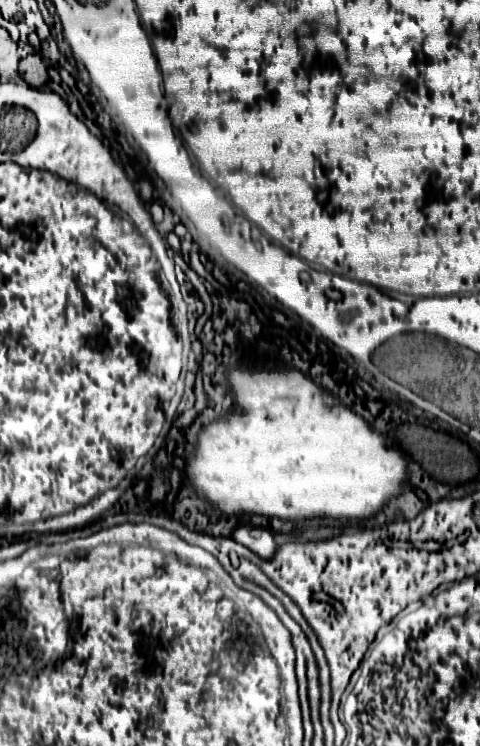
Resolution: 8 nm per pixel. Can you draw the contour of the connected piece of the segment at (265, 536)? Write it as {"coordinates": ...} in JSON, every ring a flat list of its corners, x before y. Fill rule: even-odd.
{"coordinates":[[238,526,234,530,234,540,246,548,250,548,254,554,258,554,264,560,270,560,276,554,276,542,272,534,264,528,254,526]]}

